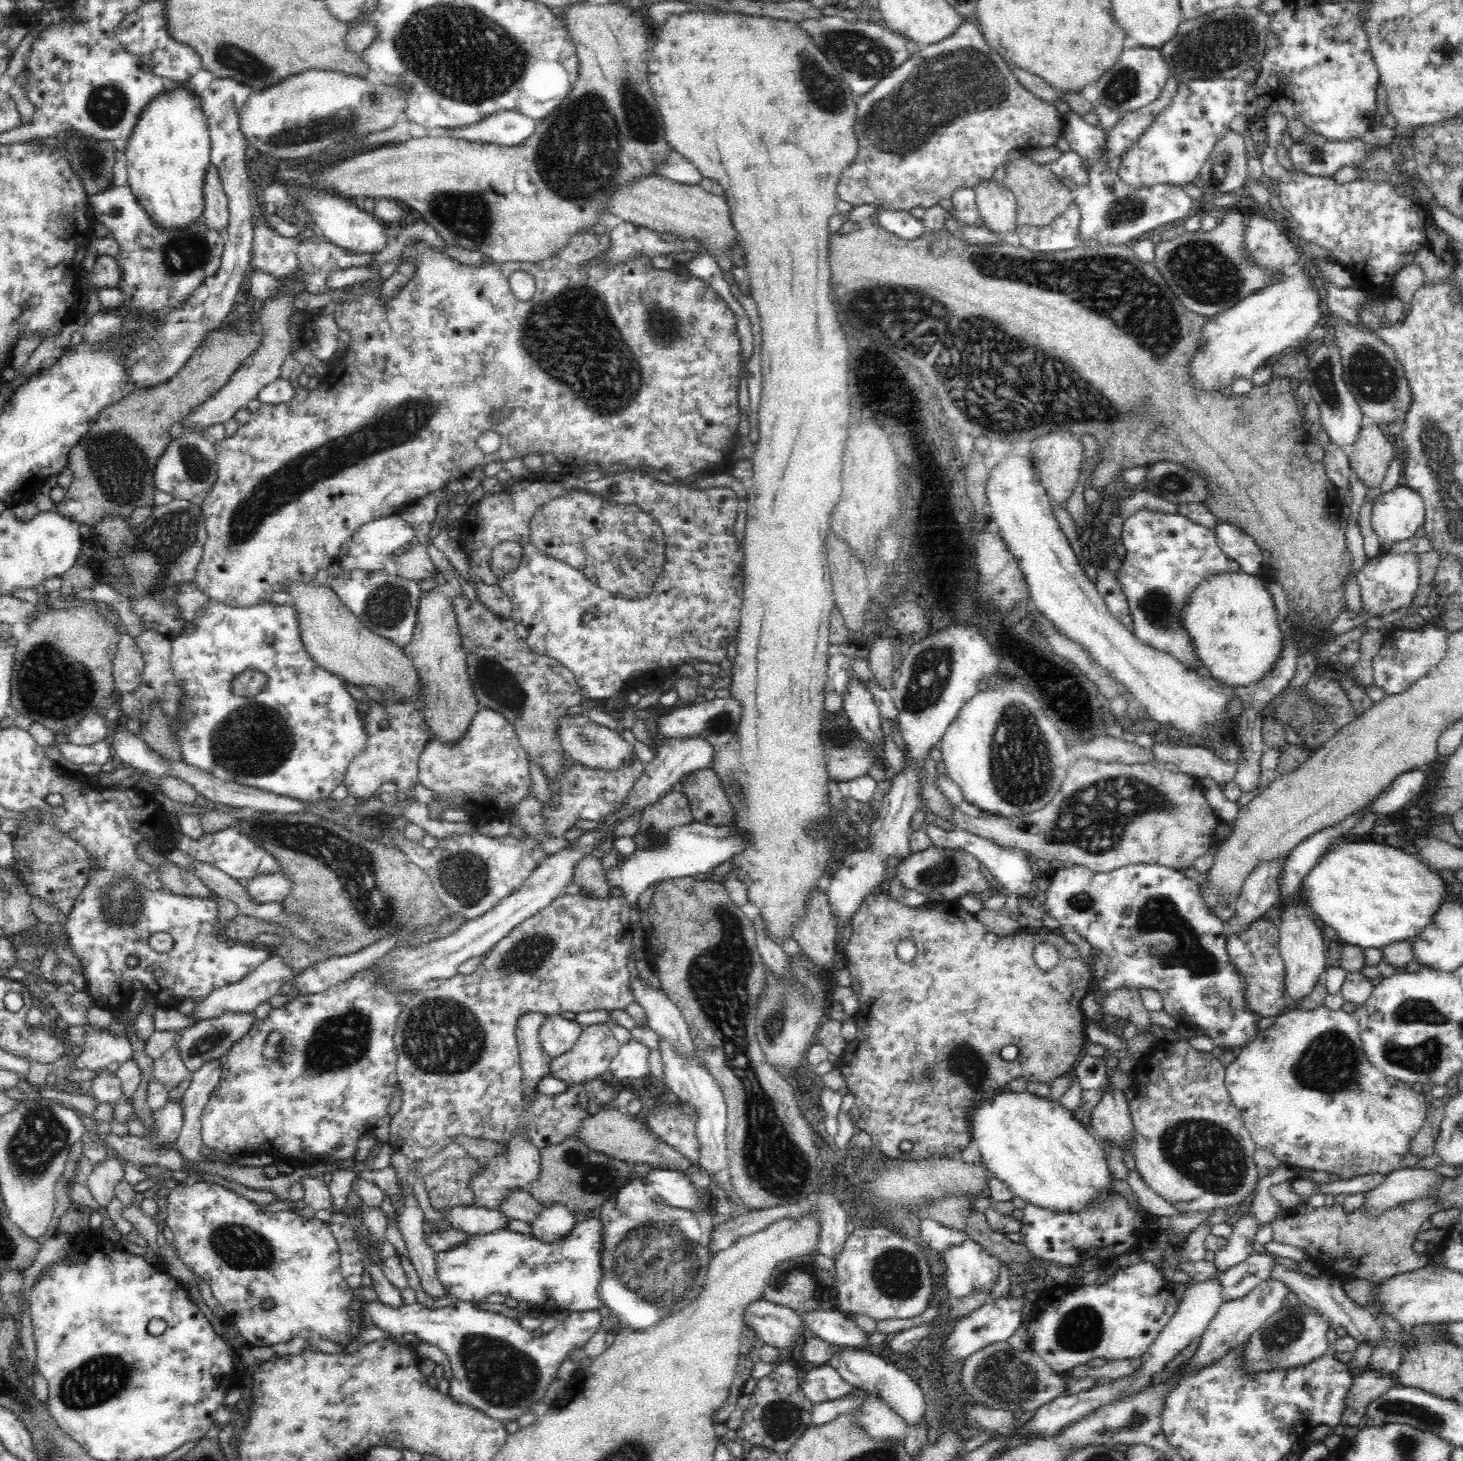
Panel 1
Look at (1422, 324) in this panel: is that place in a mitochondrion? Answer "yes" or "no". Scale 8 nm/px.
no

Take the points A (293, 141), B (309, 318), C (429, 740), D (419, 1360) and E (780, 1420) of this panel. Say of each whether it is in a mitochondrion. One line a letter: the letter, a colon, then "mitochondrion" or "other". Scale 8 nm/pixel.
A: mitochondrion
B: other
C: other
D: other
E: mitochondrion

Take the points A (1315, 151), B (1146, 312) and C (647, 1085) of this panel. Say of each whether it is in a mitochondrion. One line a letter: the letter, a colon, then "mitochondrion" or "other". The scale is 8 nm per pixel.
A: mitochondrion
B: mitochondrion
C: other

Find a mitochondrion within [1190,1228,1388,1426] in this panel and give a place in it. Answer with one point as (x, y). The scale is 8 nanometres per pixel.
(1282, 1333)

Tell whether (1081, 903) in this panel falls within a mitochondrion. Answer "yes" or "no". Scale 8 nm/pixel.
yes

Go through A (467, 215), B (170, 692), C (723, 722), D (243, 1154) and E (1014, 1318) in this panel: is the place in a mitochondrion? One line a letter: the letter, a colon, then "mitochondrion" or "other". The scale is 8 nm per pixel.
A: mitochondrion
B: mitochondrion
C: mitochondrion
D: other
E: other

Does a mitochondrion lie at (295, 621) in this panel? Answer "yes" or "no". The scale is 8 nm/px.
no

